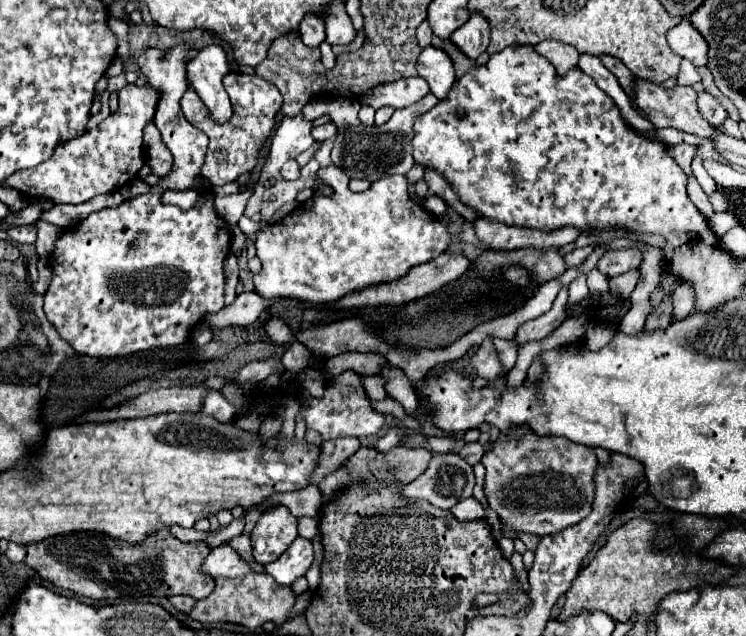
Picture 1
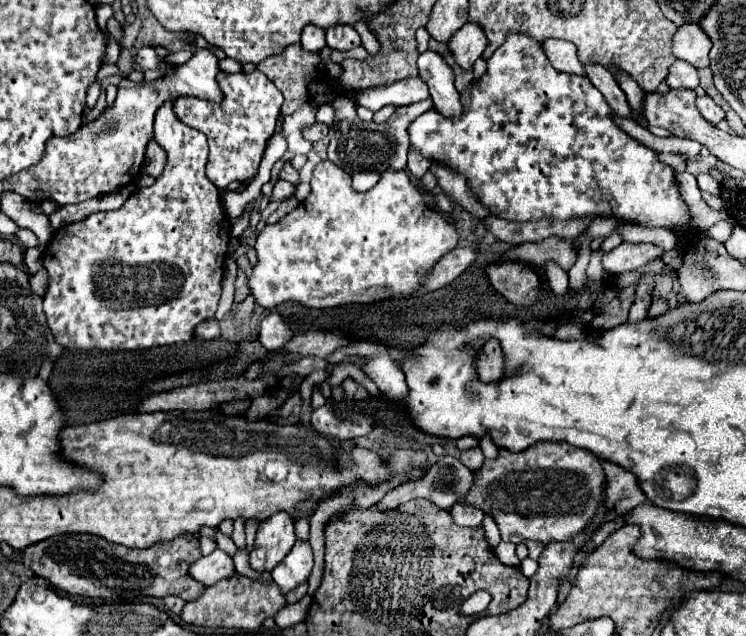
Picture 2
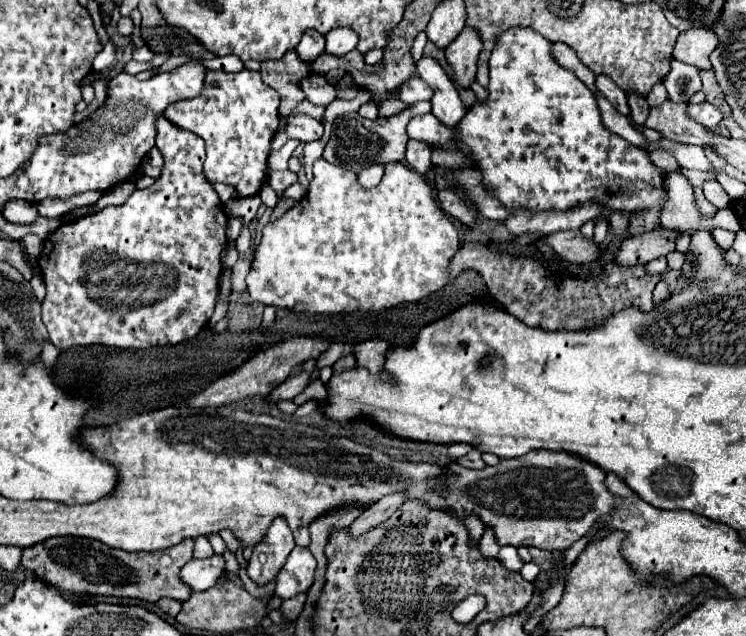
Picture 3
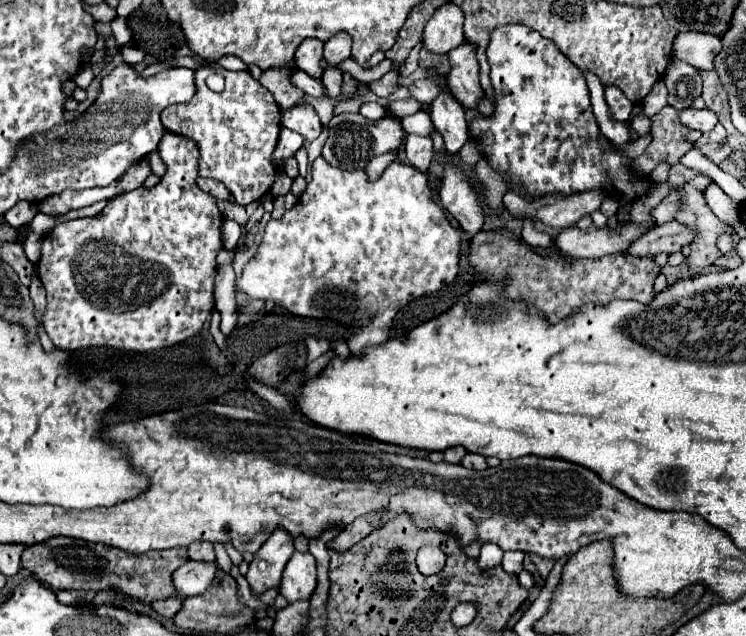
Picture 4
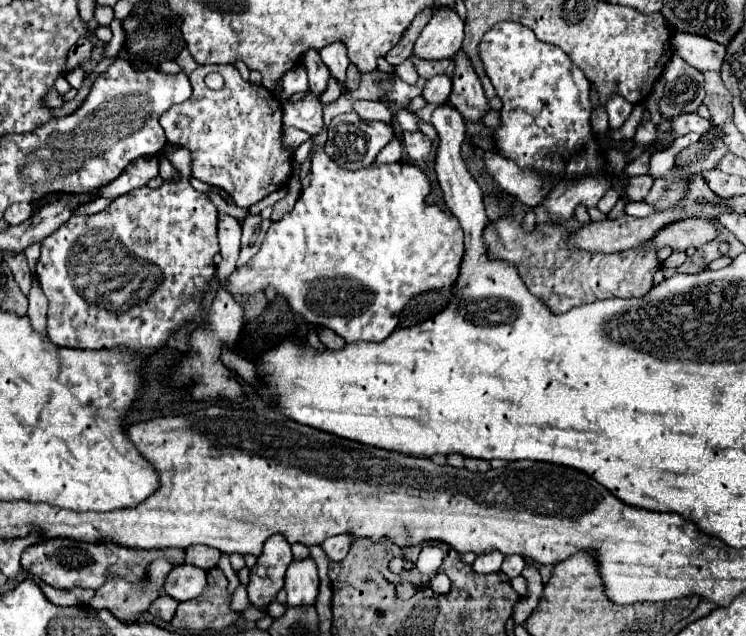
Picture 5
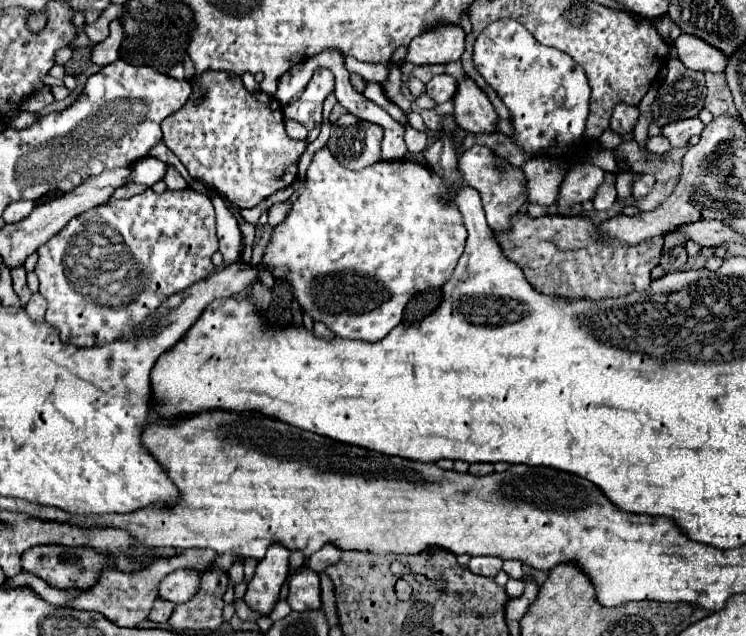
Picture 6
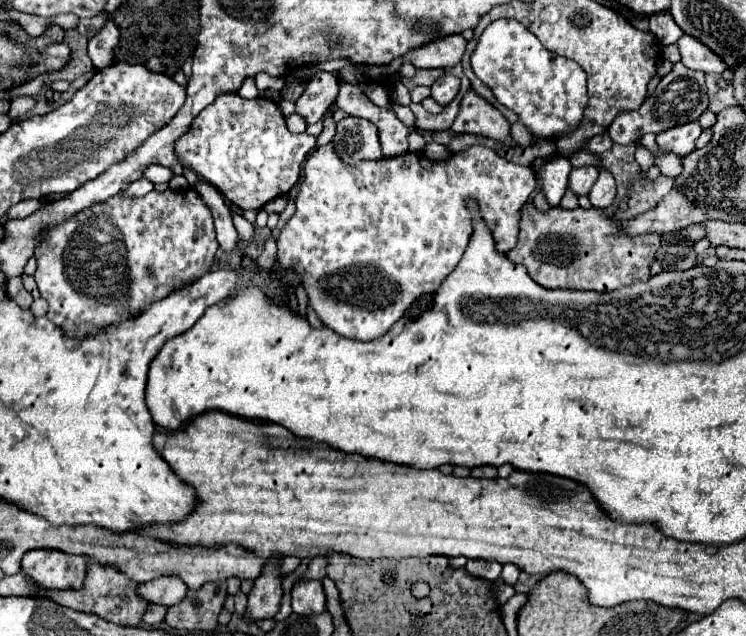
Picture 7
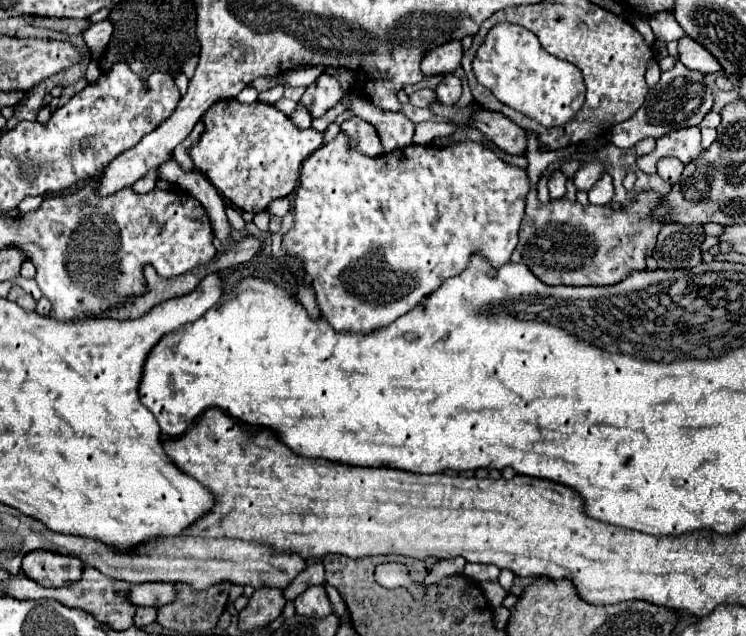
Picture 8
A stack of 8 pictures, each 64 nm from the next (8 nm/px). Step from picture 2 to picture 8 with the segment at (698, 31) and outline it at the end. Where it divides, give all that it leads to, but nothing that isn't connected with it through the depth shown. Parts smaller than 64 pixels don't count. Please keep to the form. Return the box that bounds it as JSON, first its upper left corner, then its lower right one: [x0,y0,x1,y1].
[678,36,722,74]

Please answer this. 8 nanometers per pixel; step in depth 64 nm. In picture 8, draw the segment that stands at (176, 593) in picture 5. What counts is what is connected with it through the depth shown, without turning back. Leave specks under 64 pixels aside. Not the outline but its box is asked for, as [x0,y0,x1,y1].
[130,582,176,606]

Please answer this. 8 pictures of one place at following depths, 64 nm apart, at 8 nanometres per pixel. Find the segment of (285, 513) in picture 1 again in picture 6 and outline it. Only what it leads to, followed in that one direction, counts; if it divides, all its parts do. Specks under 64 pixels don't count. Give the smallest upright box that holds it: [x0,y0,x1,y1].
[244,544,290,614]

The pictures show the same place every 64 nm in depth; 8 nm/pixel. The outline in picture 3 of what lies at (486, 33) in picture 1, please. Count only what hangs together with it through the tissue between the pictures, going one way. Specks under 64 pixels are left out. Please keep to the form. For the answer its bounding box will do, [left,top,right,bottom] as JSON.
[446,26,482,88]

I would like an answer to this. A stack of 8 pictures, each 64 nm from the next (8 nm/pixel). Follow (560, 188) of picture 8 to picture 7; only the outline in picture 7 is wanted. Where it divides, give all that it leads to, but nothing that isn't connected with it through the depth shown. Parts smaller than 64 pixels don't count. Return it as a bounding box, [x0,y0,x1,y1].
[534,158,568,208]

